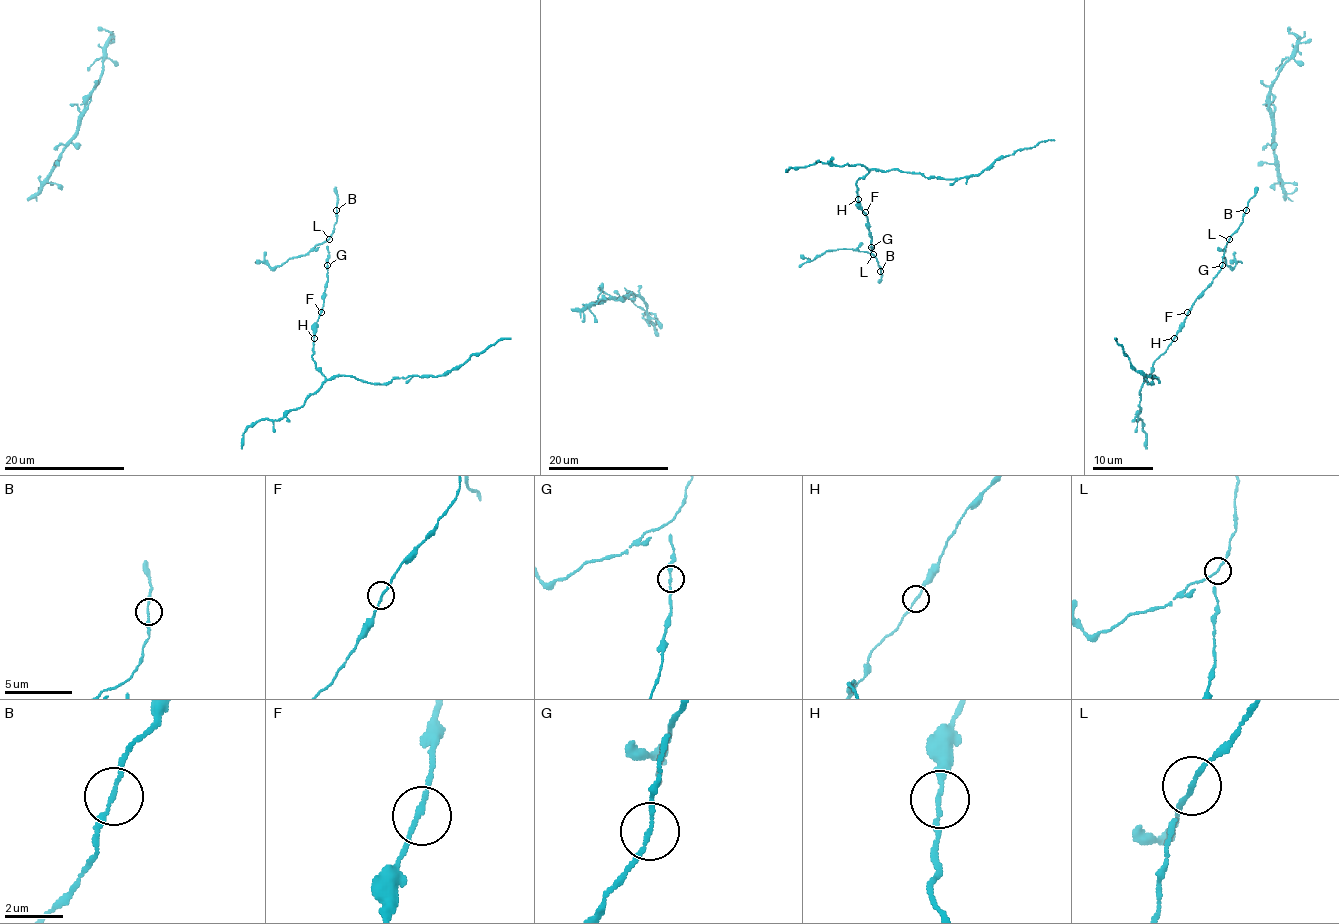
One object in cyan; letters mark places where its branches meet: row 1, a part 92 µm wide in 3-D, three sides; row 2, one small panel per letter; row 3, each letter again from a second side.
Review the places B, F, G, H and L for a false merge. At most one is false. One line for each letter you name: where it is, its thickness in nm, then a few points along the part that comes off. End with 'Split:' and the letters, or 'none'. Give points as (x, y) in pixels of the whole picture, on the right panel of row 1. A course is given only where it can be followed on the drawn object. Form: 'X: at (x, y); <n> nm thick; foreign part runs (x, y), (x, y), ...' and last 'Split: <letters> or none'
L: at (1229, 239); 110 nm thick; foreign part runs (1229, 238), (1223, 253), (1226, 264), (1233, 267), (1242, 261)
Split: L

